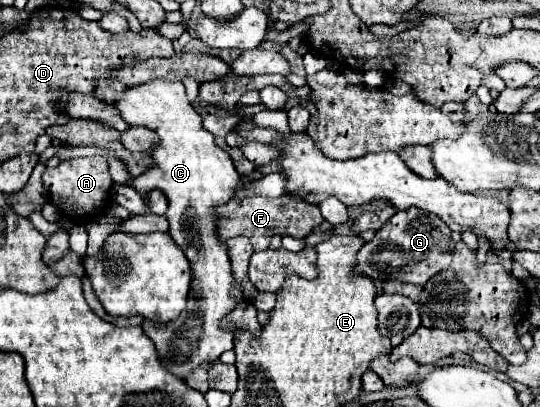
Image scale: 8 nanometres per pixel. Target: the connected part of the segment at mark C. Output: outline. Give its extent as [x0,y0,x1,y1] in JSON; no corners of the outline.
[117,80,241,378]

